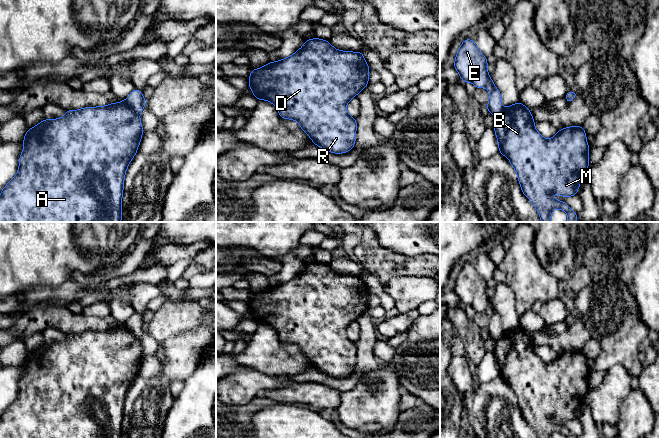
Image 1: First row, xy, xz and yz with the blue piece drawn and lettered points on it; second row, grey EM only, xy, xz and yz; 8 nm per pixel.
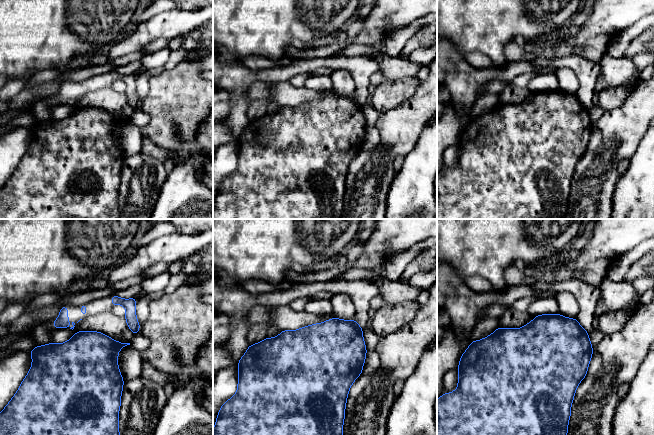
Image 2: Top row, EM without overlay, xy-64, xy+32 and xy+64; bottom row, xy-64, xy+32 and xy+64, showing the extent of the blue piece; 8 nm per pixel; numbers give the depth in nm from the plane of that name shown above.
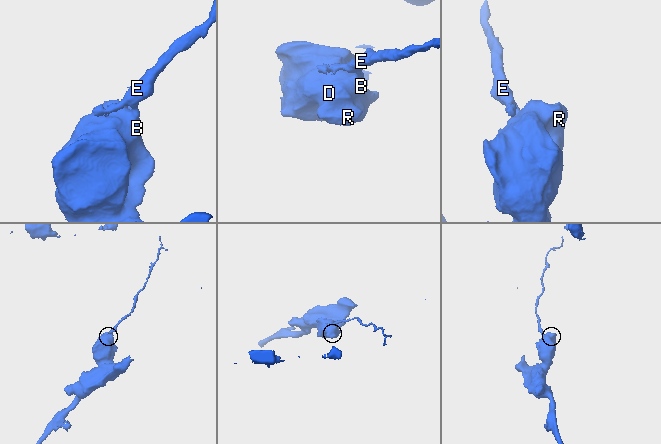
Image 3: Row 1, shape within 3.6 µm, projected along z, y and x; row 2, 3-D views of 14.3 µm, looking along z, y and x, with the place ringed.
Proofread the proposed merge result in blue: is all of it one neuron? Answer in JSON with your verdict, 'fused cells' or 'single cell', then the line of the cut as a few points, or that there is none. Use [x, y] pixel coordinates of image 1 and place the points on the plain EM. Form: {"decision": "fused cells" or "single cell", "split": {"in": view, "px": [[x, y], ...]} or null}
{"decision": "fused cells", "split": {"in": "xy", "px": [[126, 323], [126, 326], [138, 339]]}}

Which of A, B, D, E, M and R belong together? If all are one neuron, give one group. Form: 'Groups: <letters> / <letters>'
Groups: A B D M R / E

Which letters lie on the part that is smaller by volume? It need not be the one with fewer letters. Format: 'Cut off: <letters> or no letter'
Cut off: E

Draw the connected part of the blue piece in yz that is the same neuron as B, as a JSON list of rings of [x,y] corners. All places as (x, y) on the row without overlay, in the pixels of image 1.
[[[521,326],[504,332],[497,340],[494,356],[497,361],[499,378],[510,385],[520,407],[523,418],[535,430],[539,438],[552,438],[558,432],[567,438],[577,438],[567,427],[555,424],[552,417],[563,421],[577,419],[584,398],[588,394],[589,369],[586,356],[581,350],[558,354],[551,363],[545,363],[536,353],[529,332]]]

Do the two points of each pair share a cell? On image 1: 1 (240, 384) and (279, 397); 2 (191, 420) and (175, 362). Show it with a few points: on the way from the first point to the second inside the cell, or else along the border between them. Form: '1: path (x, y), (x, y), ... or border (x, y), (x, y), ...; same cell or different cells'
1: border (280, 385), (267, 389), (261, 394); different cells
2: border (198, 363), (195, 370), (183, 381); different cells

